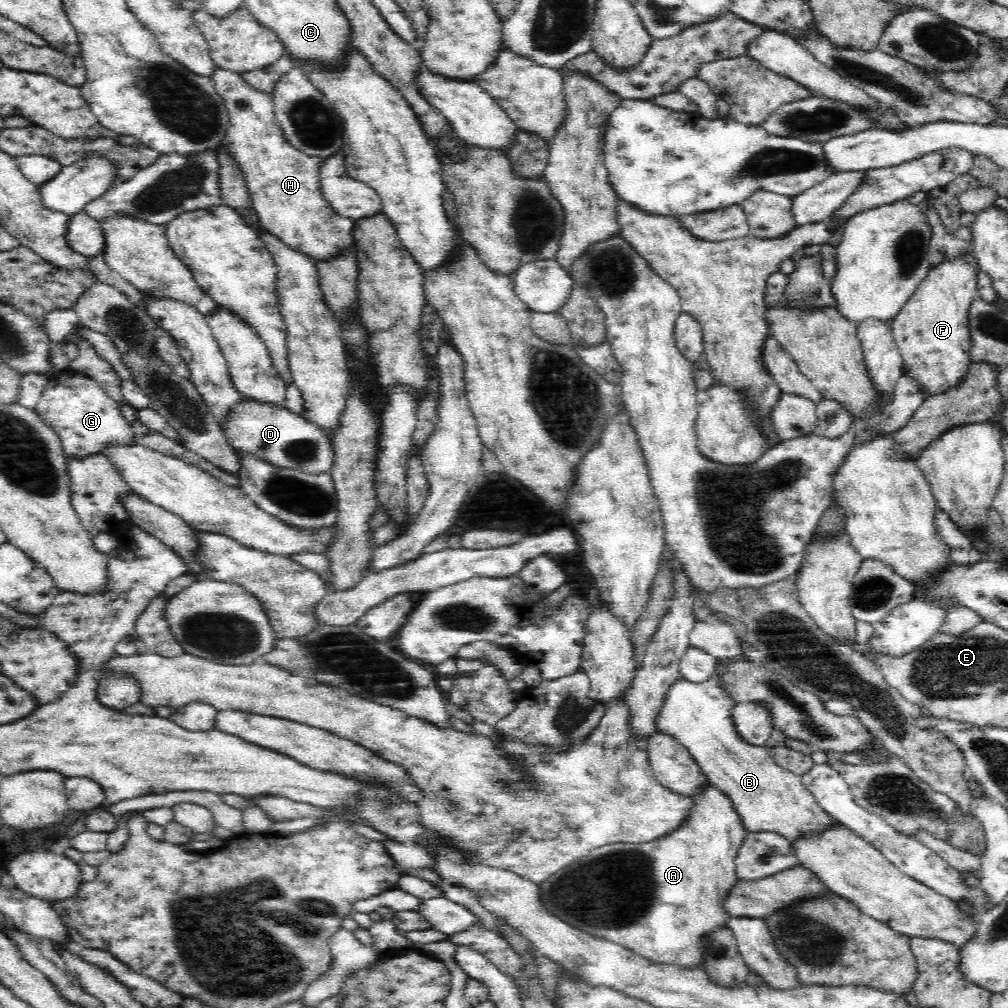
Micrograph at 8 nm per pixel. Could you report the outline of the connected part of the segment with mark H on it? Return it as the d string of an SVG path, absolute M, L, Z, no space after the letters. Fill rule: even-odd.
M218 68L218 72L216 72L216 76L214 76L213 81L215 82L215 87L217 88L218 94L222 96L222 98L226 101L226 106L228 107L228 112L230 113L230 130L229 135L226 137L226 141L223 142L224 145L227 146L233 152L233 154L237 157L238 164L241 165L241 169L247 175L247 186L249 191L249 200L251 201L252 209L254 210L257 218L261 222L261 226L266 228L267 231L271 233L271 235L282 244L285 244L290 250L294 252L299 252L302 255L308 256L310 260L316 265L322 263L329 263L332 260L338 260L340 256L350 254L351 256L356 257L358 252L356 235L354 232L357 230L359 226L359 222L356 219L349 218L348 216L343 216L339 214L333 207L329 200L326 198L323 192L323 167L329 160L326 156L312 156L295 148L294 145L288 141L288 137L286 137L286 133L284 133L284 129L279 126L278 119L275 115L275 104L273 101L273 96L268 94L267 92L260 92L251 86L248 86L244 79L242 78L241 73L230 72L228 70L222 70Z

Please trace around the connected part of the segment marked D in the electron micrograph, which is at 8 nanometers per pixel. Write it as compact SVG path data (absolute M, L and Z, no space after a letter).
M244 398L238 412L230 417L226 438L233 447L254 452L279 467L299 468L311 473L329 472L333 463L332 444L314 425L304 421L302 416L281 408L263 407Z

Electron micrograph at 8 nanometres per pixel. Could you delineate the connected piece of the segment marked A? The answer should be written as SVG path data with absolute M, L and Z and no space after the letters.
M713 786L708 788L708 792L704 796L694 796L698 800L692 820L686 824L685 828L674 832L673 835L666 836L665 839L658 840L656 843L650 844L610 844L593 850L590 855L580 860L576 864L572 864L570 868L558 872L557 875L546 880L541 884L542 899L546 907L555 915L558 915L568 924L574 925L577 929L595 937L606 937L616 944L621 944L624 948L631 950L634 954L641 956L643 959L649 960L651 963L657 964L659 967L674 967L682 972L702 971L707 972L706 956L709 954L709 945L713 942L714 934L722 930L729 930L728 924L732 917L727 909L727 903L733 894L733 890L738 886L736 857L740 847L743 844L744 833L741 820L732 810L727 798L719 794Z

